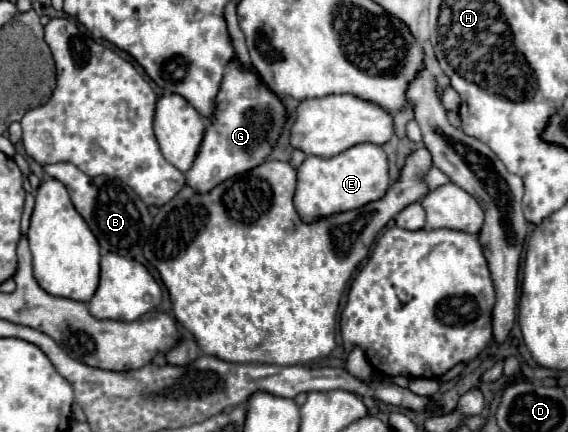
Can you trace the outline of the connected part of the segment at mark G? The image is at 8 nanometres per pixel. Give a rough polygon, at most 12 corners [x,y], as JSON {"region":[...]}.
{"region":[[230,62],[186,184],[204,194],[272,152],[286,110]]}

